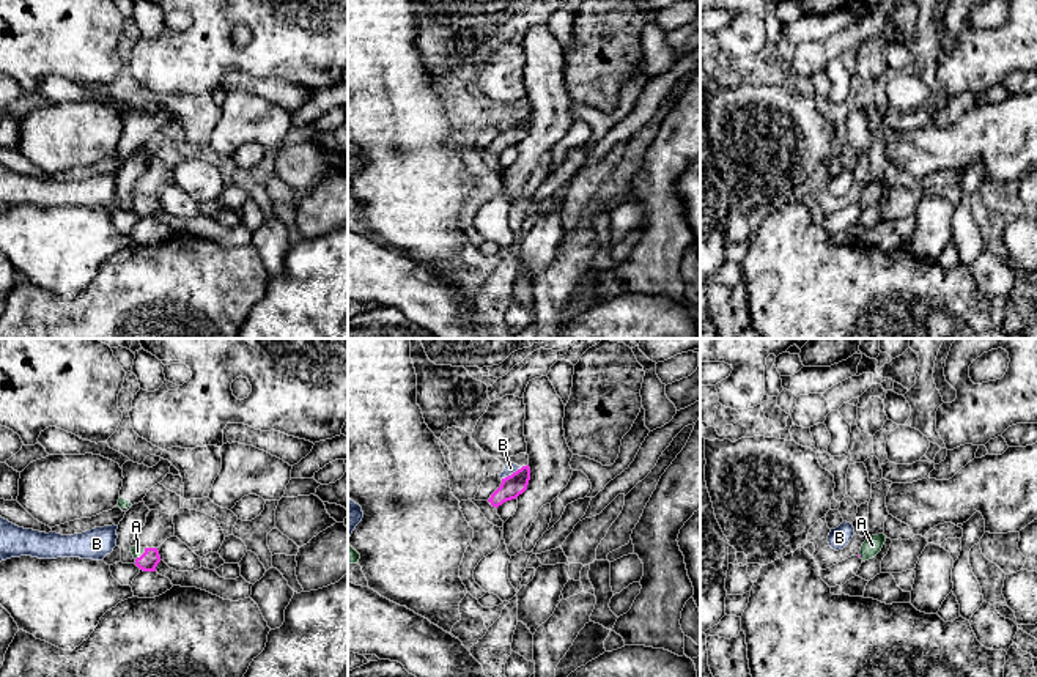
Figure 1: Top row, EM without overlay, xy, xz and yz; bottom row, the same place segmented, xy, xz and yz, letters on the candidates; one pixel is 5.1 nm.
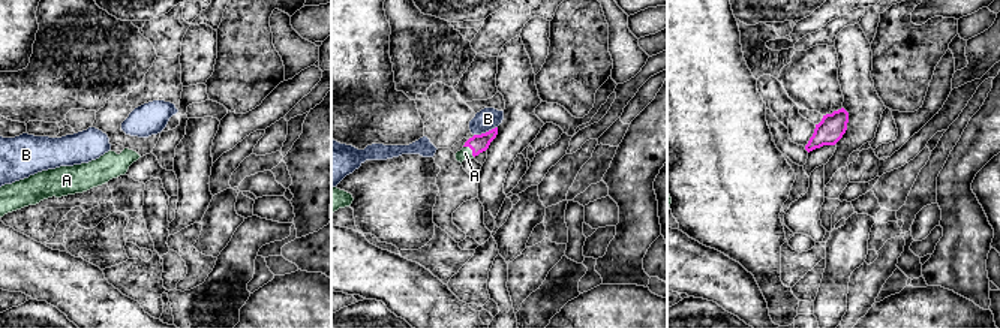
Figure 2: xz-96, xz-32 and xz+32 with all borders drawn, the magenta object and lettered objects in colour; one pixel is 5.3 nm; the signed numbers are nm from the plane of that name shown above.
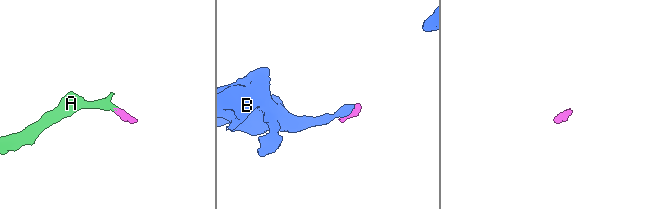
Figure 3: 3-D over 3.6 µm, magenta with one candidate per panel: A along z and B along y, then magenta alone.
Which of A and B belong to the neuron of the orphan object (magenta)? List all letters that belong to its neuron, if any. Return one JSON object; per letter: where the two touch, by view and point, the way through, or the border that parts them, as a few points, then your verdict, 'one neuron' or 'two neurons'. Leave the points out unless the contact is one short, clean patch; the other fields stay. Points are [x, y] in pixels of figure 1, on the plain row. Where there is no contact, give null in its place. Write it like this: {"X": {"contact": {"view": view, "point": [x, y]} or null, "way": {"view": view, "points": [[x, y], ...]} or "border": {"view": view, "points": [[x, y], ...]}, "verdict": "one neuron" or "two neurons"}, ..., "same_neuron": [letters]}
{"A": {"contact": {"view": "xy", "point": [142, 202]}, "way": {"view": "xy", "points": [[148, 208], [142, 202], [137, 199]]}, "verdict": "one neuron"}, "B": {"contact": {"view": "xz", "point": [513, 120]}, "border": {"view": "xz", "points": [[521, 115], [502, 126]]}, "verdict": "two neurons"}, "same_neuron": ["A"]}

